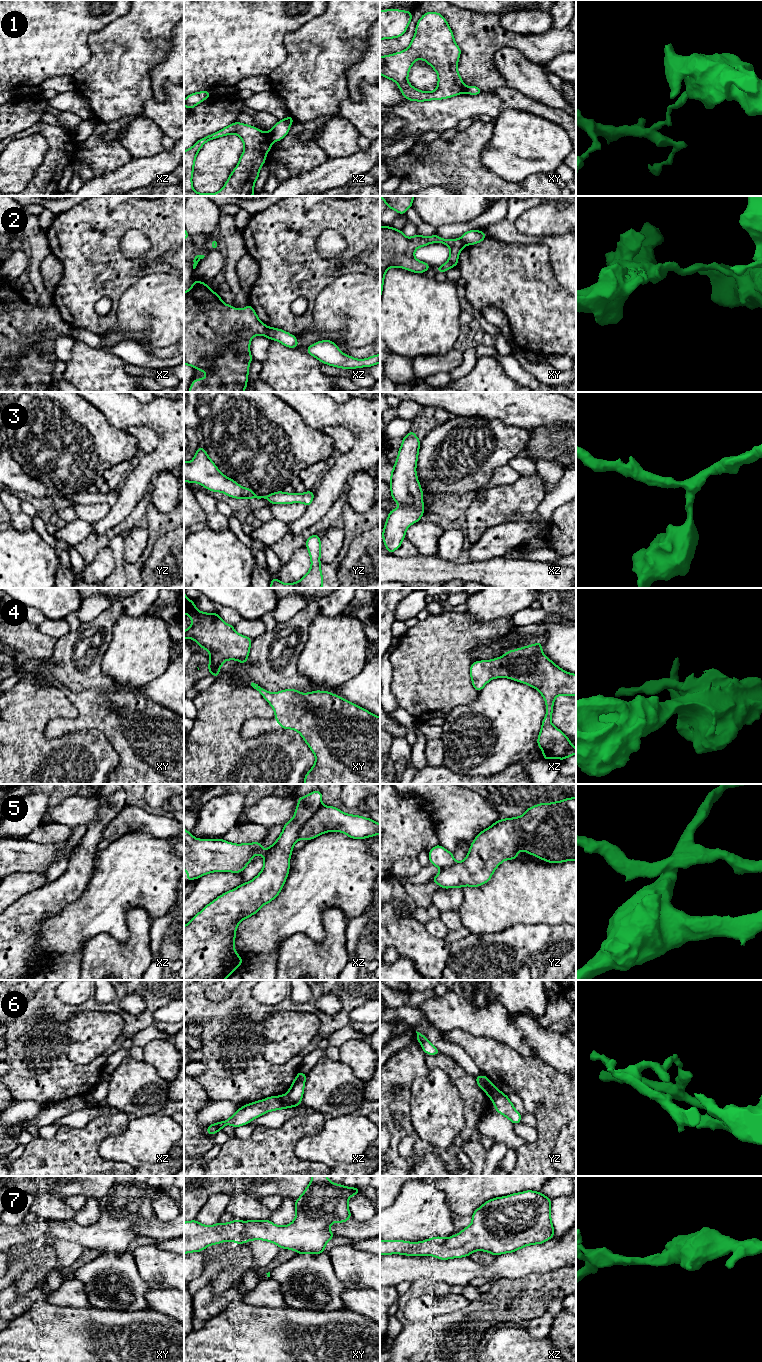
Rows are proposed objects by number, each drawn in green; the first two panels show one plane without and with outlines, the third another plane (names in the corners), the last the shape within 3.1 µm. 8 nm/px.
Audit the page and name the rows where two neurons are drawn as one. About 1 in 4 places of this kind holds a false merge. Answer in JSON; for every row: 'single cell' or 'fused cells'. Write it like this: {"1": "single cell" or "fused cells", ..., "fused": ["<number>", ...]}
{"1": "fused cells", "2": "fused cells", "3": "single cell", "4": "single cell", "5": "single cell", "6": "fused cells", "7": "single cell", "fused": ["1", "2", "6"]}

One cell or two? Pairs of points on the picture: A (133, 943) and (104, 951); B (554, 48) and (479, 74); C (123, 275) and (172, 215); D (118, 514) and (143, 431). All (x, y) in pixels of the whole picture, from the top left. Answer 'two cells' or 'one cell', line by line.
A: one cell
B: one cell
C: one cell
D: two cells

